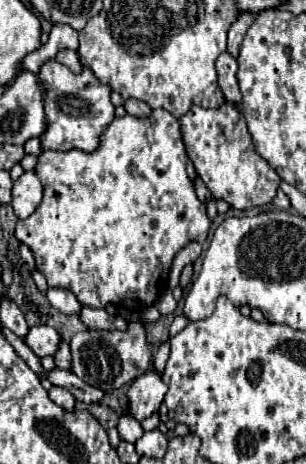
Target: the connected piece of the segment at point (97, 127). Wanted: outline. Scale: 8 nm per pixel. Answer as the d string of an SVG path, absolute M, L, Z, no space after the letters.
M49 59L47 63L41 65L39 83L45 89L43 107L47 119L47 129L39 137L41 147L51 151L69 151L69 149L81 149L83 153L95 151L99 135L115 119L115 107L109 99L111 89L99 83L89 67L83 67L79 73L73 73L57 59Z

